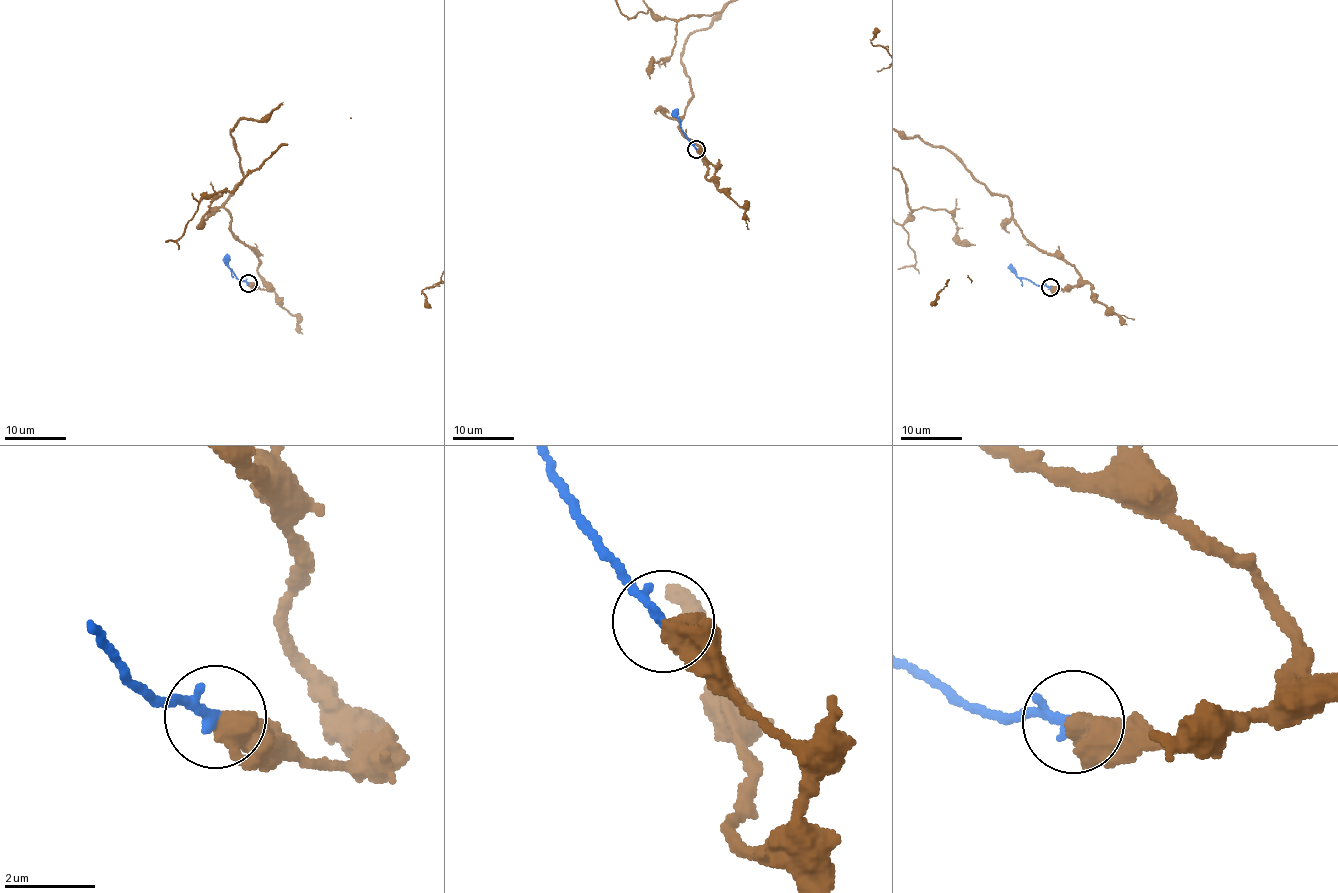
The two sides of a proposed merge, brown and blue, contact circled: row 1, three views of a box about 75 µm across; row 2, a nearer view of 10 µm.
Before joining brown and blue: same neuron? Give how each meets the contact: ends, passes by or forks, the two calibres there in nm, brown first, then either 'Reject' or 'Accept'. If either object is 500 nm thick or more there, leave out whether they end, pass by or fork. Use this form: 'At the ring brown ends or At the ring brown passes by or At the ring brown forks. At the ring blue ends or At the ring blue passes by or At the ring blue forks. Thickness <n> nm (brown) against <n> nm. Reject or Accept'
Thickness 600 nm (brown) against 240 nm. Accept

